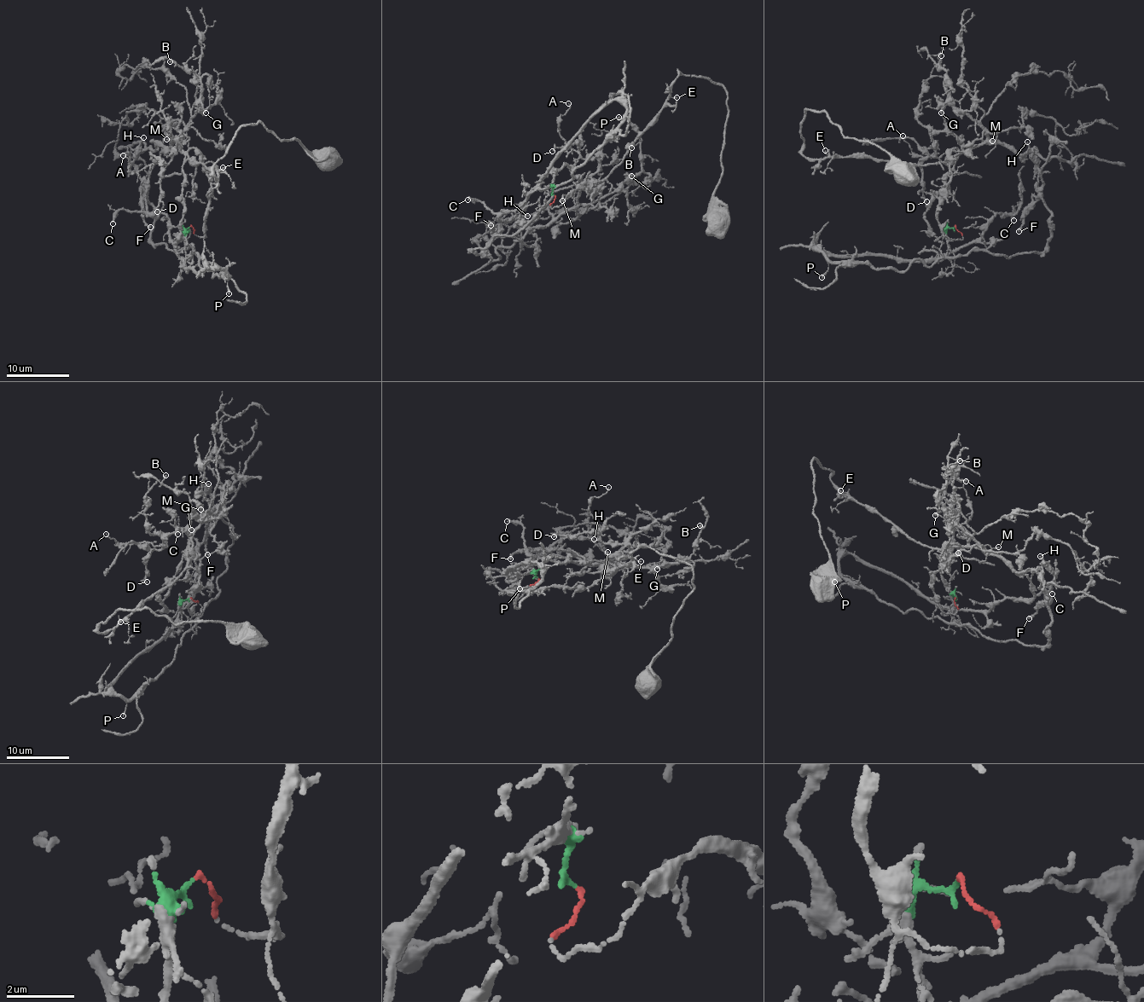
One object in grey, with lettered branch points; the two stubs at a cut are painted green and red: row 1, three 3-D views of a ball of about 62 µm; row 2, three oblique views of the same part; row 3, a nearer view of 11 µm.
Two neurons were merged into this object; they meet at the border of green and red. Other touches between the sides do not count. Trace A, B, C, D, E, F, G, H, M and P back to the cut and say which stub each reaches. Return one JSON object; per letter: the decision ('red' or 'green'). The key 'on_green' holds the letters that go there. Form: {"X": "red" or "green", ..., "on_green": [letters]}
{"A": "red", "B": "red", "C": "green", "D": "red", "E": "red", "F": "green", "G": "red", "H": "green", "M": "red", "P": "green", "on_green": ["C", "F", "H", "P"]}

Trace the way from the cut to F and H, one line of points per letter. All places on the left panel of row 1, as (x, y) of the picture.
F: (190, 228), (185, 243), (198, 255), (153, 244), (145, 193), (150, 228)
H: (190, 228), (185, 243), (198, 255), (192, 248), (169, 251), (153, 244), (154, 206), (134, 154), (143, 137)

